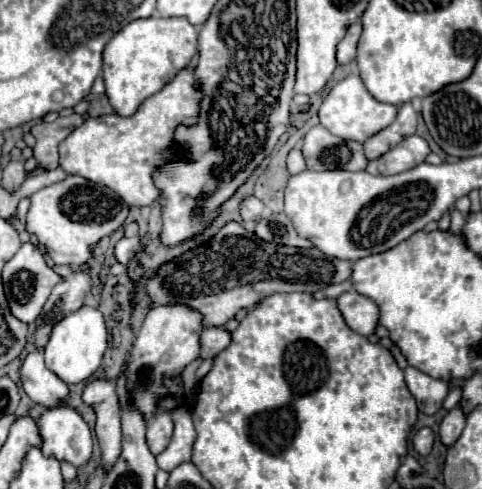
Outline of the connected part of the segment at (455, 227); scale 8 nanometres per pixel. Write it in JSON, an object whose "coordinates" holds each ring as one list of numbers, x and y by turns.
{"coordinates":[[452,209,450,211,450,227,448,227,448,233,452,235,458,235,464,227,464,215,458,211,458,209]]}

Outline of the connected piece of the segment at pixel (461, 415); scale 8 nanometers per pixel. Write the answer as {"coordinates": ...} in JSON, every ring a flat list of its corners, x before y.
{"coordinates":[[460,401,454,409,448,411,448,415,440,423,440,439,446,447,450,447,460,437,460,433,464,431,464,421,466,421,464,401]]}

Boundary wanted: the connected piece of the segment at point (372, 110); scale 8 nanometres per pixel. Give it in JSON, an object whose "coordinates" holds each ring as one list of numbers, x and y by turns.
{"coordinates":[[348,75,346,79,338,81,330,93,326,95,324,103,320,105,320,111,318,111,318,117,320,117,320,123,330,131,334,133,336,137,344,137,346,141,360,141,364,143,368,137,372,137,374,133,378,133,380,129,388,127,394,117,396,117,396,107,394,105,388,105,388,103,380,103,376,101,368,89,364,87,362,79,358,75]]}

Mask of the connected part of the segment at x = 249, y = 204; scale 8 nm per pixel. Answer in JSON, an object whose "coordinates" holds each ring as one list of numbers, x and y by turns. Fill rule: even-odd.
{"coordinates":[[248,199,240,203,240,215,244,219,244,223,252,223,256,221,256,217,260,217,264,213,264,203,260,199]]}

